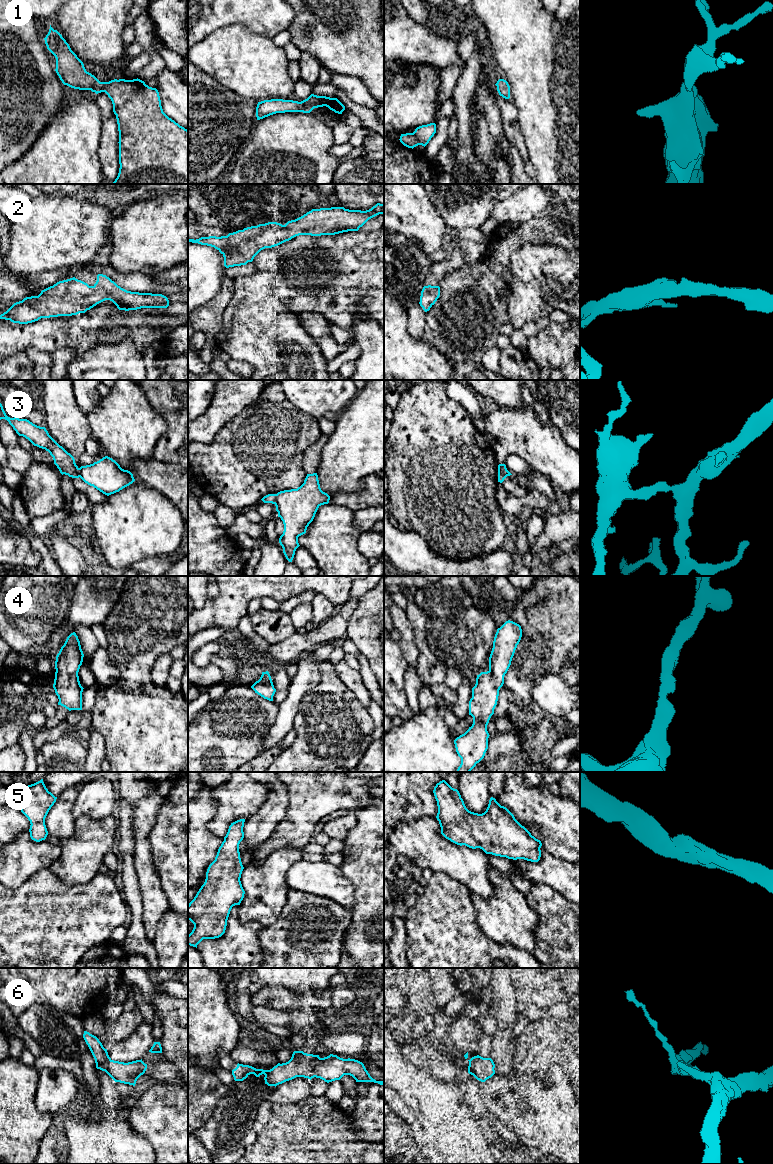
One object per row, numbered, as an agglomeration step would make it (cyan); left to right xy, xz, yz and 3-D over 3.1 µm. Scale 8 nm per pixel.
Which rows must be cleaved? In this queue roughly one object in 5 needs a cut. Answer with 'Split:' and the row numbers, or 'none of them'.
Split: 3

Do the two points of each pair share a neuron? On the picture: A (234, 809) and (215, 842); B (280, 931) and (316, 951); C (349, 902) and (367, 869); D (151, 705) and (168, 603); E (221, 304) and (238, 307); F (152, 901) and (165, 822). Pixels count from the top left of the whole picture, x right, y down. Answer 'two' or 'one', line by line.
A: two
B: one
C: two
D: one
E: two
F: two

